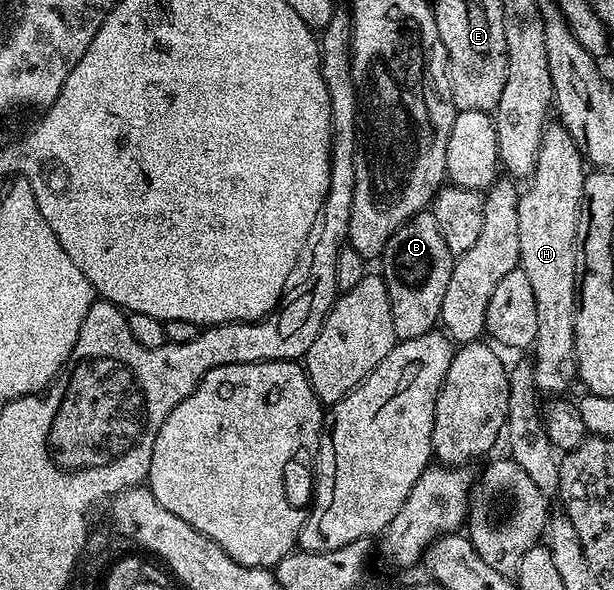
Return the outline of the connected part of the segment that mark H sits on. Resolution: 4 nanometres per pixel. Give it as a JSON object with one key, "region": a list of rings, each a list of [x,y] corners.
{"region":[[[553,122],[546,127],[539,152],[537,154],[537,161],[533,167],[533,175],[528,177],[527,184],[529,189],[520,193],[520,200],[518,202],[519,212],[519,267],[527,274],[527,279],[531,282],[531,291],[535,294],[535,314],[537,315],[537,342],[531,349],[531,363],[534,370],[534,382],[538,393],[553,392],[549,394],[565,394],[569,388],[569,383],[575,380],[577,376],[577,355],[575,354],[575,318],[577,317],[577,301],[579,299],[579,229],[581,227],[581,210],[585,195],[583,194],[583,186],[585,185],[585,177],[587,175],[587,164],[583,159],[581,152],[577,149],[577,143],[571,138],[571,134],[567,132],[564,125],[560,122]]]}

